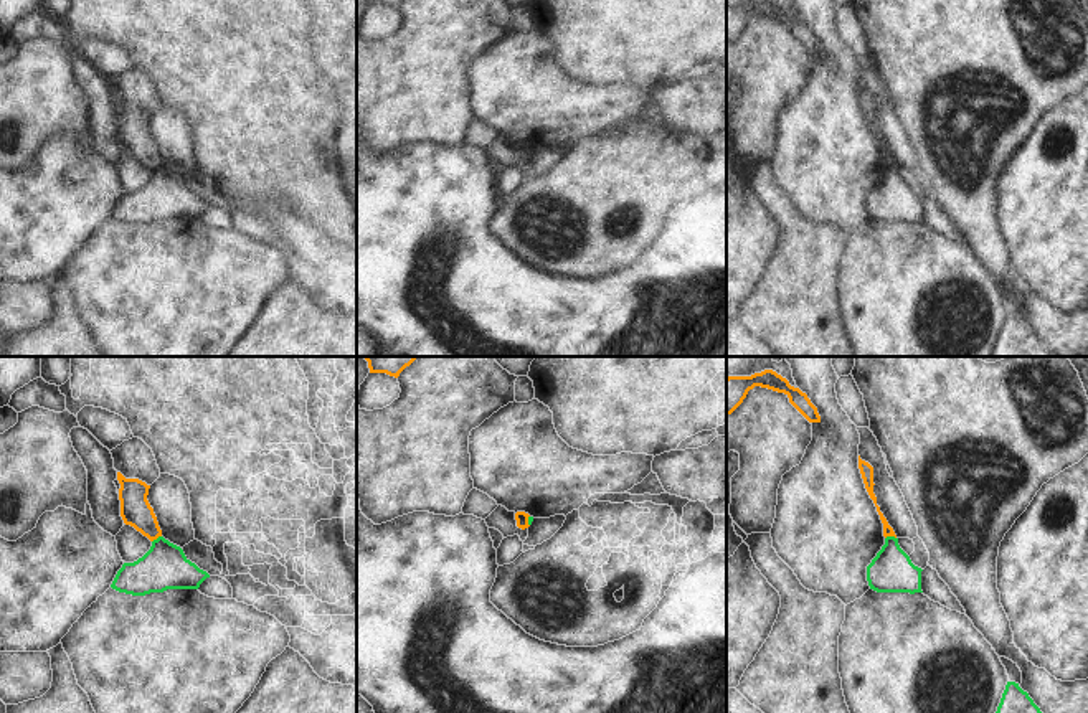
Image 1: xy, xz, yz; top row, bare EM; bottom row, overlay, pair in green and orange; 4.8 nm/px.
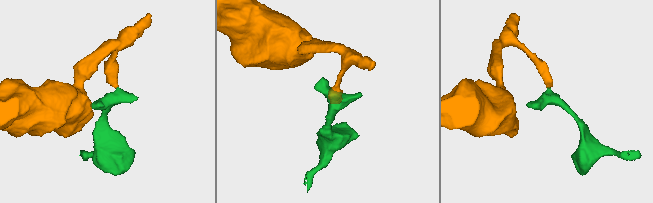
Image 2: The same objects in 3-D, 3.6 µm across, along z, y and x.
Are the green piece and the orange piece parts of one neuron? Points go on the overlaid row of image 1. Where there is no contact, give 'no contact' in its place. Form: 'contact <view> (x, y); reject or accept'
contact yz (890, 537); reject

